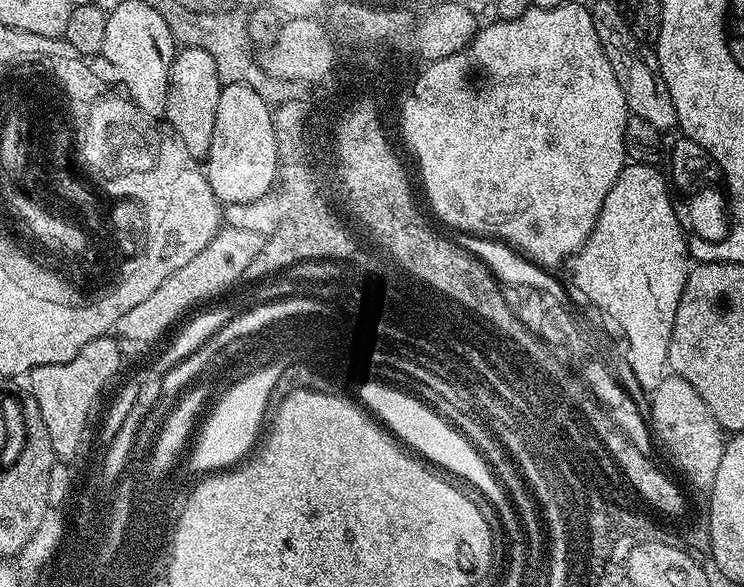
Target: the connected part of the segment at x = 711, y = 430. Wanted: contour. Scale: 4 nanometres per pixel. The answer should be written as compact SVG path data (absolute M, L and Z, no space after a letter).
M667 375L659 386L650 393L650 432L655 443L674 467L684 475L683 483L689 489L707 493L718 478L718 466L722 462L726 433L710 414L710 406L702 402L702 394L690 386L681 376Z

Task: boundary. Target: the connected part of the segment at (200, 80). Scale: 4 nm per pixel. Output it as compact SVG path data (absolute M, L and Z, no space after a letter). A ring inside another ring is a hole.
M184 46L177 51L172 60L172 69L168 75L168 86L164 100L164 112L168 115L168 124L176 131L178 139L184 143L184 148L192 156L207 157L210 142L214 134L214 114L218 114L218 98L222 87L222 72L217 68L214 58L205 48L199 46Z

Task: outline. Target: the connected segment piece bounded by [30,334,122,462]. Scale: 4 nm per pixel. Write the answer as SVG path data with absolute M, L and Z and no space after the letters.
M107 334L86 342L72 360L57 364L40 365L30 373L32 379L31 399L38 402L42 422L50 433L50 446L54 446L57 457L64 462L72 462L80 452L84 439L88 436L88 419L92 407L100 396L100 391L111 382L120 368L121 341L115 335Z

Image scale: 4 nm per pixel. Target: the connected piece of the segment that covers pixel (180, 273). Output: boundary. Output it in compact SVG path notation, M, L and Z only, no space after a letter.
M221 227L202 254L194 254L194 259L186 262L182 270L174 270L174 274L170 274L170 278L166 278L166 282L162 282L162 286L158 286L158 290L146 298L146 302L138 302L134 310L126 310L116 324L115 335L121 341L129 340L132 344L154 343L175 320L183 321L196 308L195 304L212 300L222 295L227 288L239 285L245 279L240 275L240 268L248 264L248 256L252 256L256 248L260 248L260 240L256 240L252 232L239 232L234 228L232 234L232 228Z

